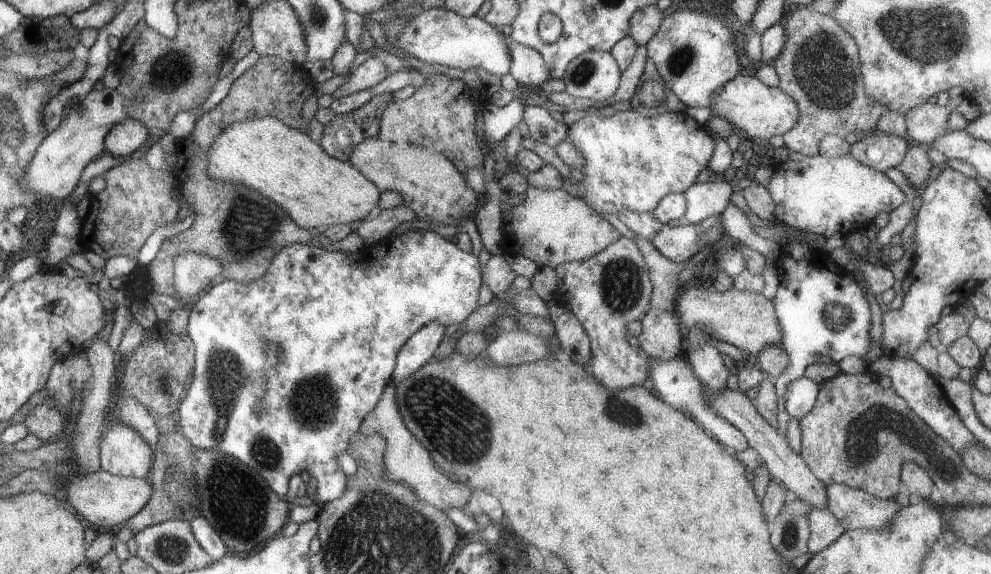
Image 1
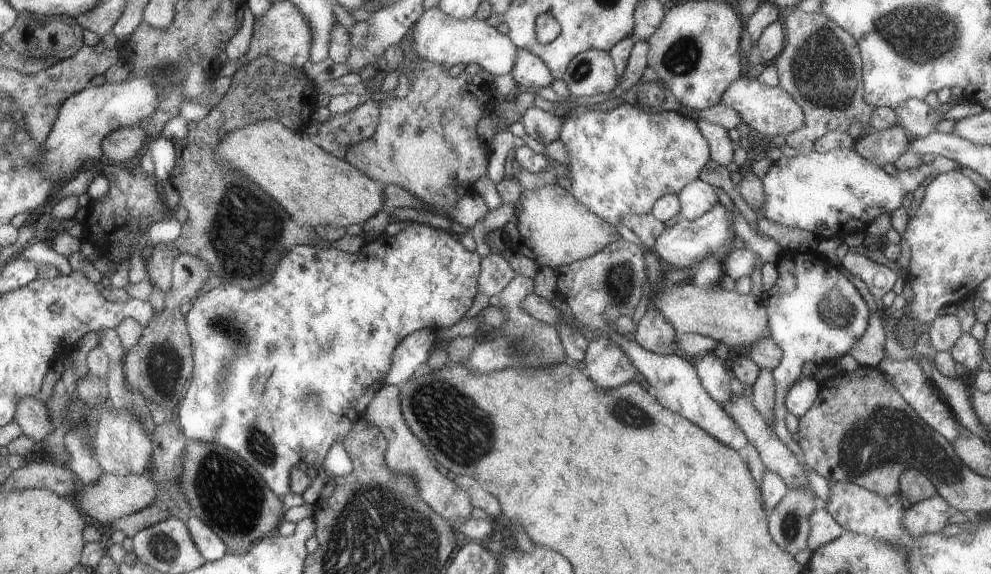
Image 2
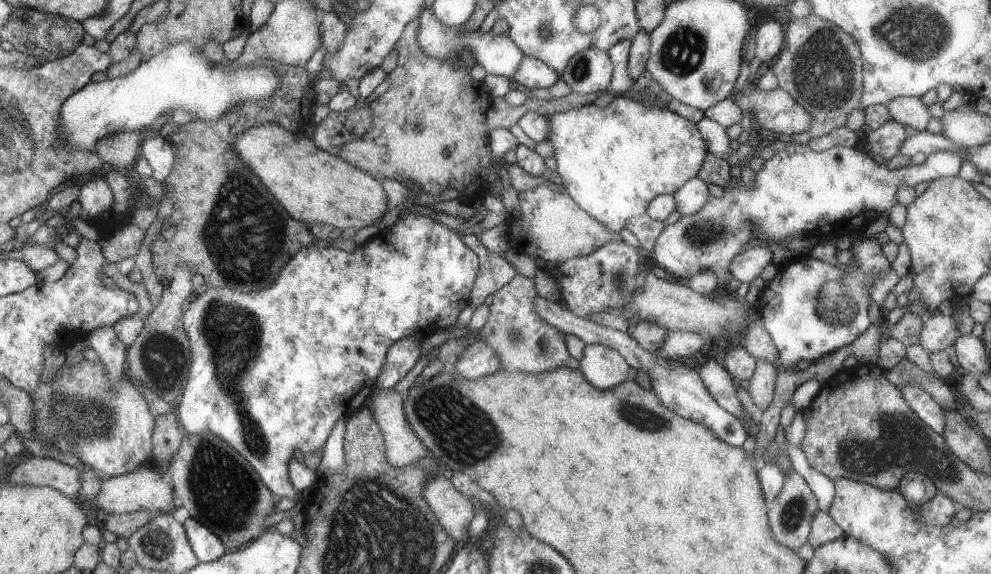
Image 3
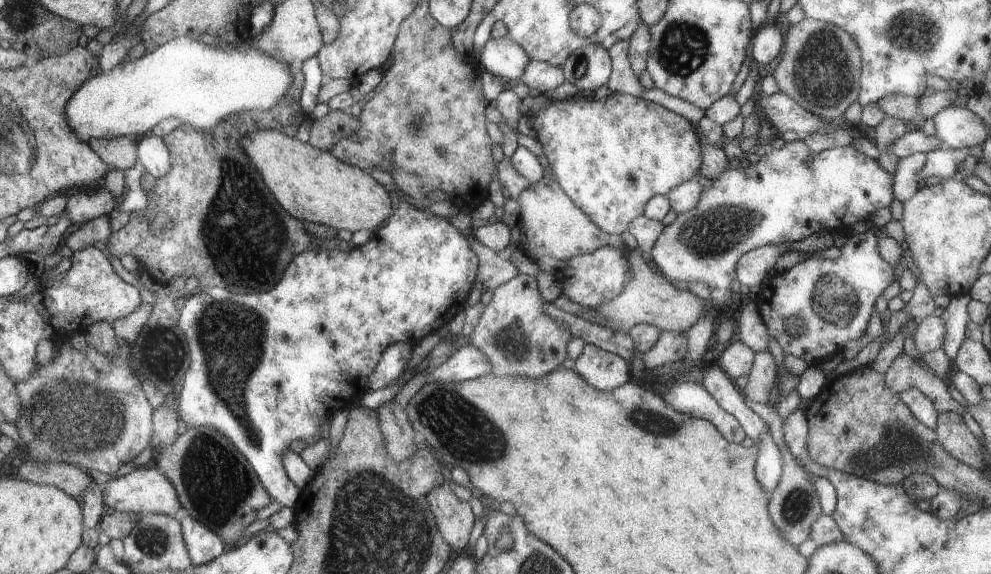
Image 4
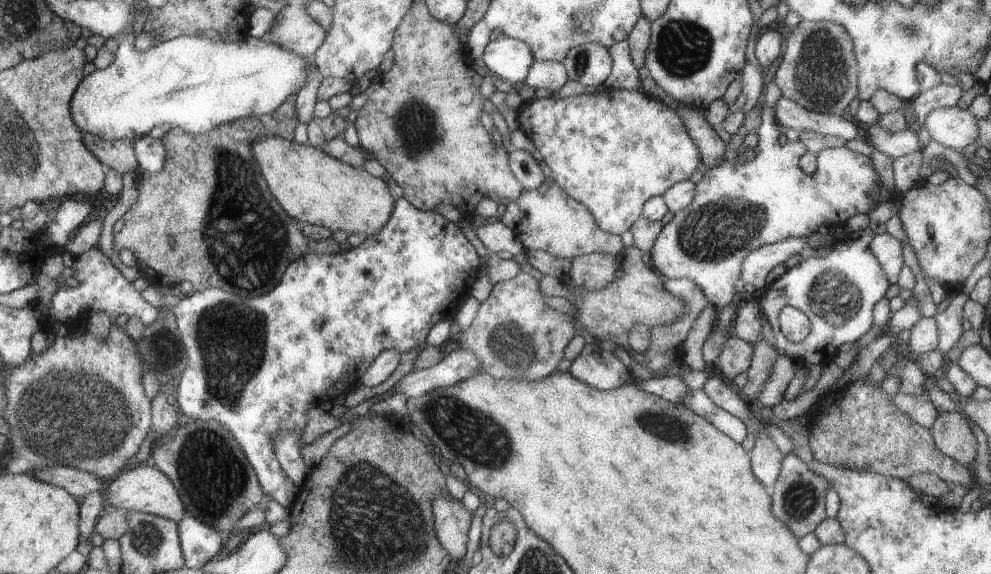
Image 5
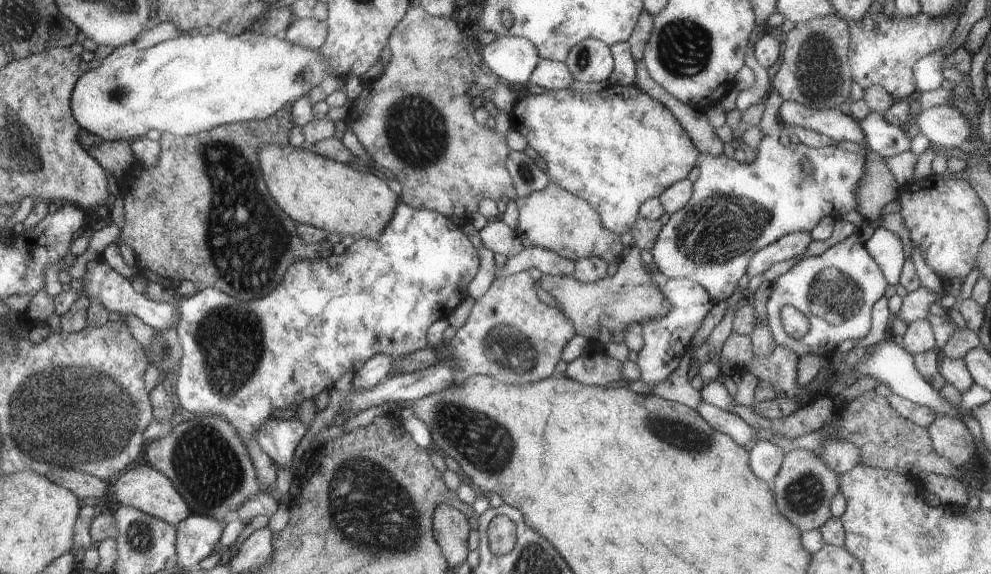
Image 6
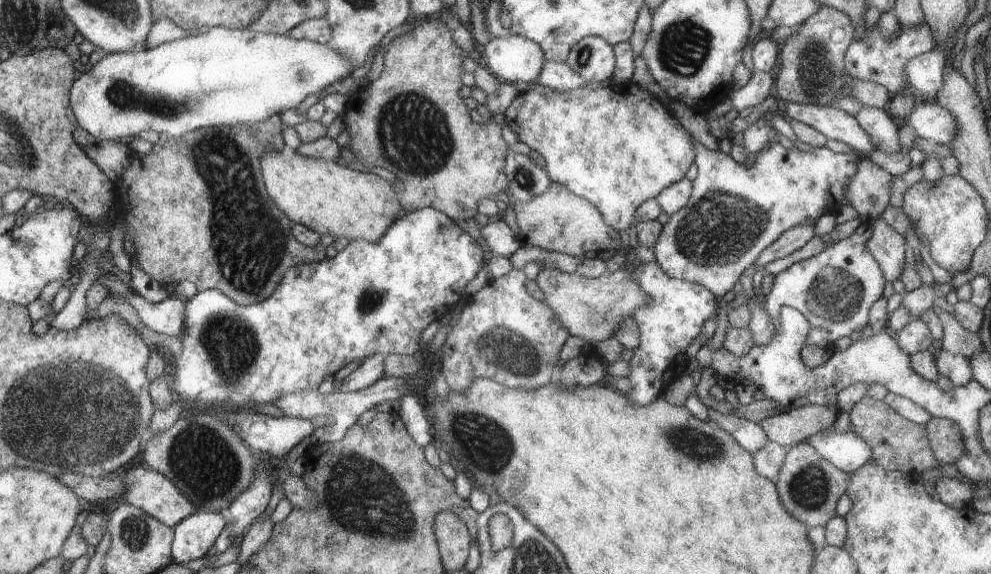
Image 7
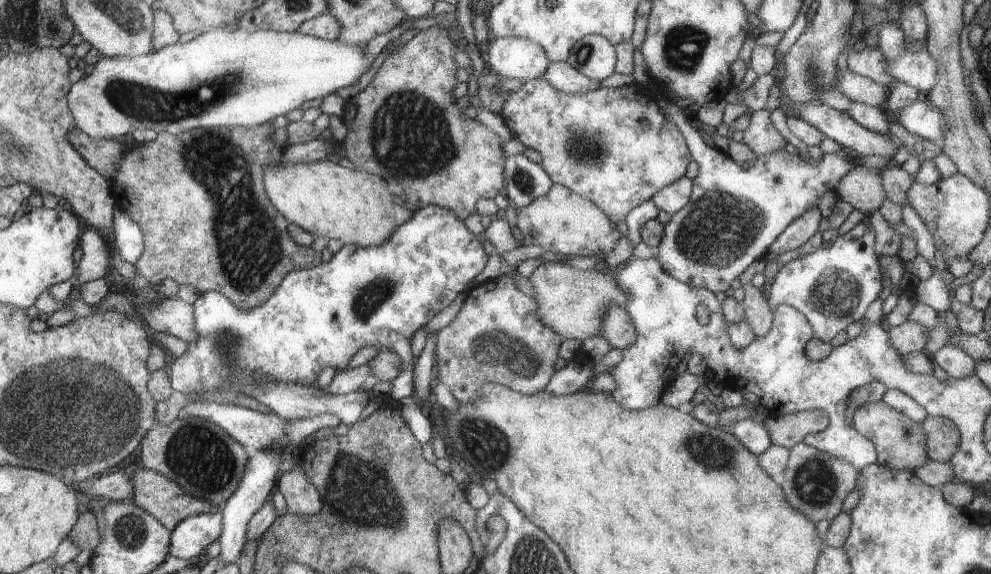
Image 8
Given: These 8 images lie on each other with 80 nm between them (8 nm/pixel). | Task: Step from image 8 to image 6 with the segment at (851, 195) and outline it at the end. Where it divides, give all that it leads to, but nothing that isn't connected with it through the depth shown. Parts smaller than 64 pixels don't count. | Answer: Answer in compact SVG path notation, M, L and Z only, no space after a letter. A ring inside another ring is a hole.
M868 150L865 154L865 173L857 188L858 212L868 222L881 218L881 210L890 201L898 200L900 189L885 157Z

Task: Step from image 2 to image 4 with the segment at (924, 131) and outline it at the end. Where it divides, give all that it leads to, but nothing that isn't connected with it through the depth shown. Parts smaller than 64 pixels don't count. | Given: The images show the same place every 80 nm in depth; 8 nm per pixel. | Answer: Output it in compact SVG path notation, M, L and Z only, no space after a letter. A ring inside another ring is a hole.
M889 94L877 102L886 116L900 119L912 128L921 130L925 118L919 113L919 98Z

